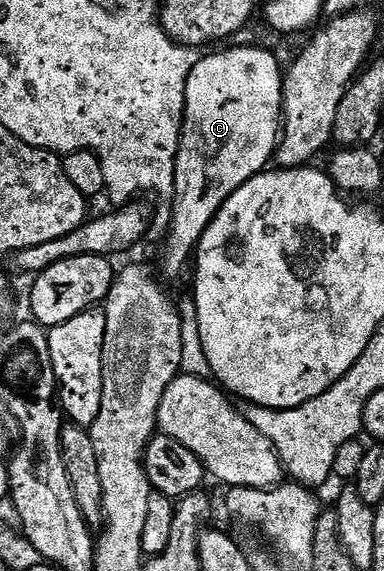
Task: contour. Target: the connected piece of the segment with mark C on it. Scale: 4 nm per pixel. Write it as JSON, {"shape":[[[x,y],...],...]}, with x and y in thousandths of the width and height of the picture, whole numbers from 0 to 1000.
{"shape":[[[599,82],[591,89],[568,89],[539,103],[503,112],[495,135],[484,140],[484,200],[479,203],[479,228],[474,231],[474,254],[464,266],[461,305],[469,308],[469,333],[461,336],[466,356],[453,363],[453,399],[443,405],[443,420],[432,426],[432,475],[443,482],[464,482],[484,468],[484,459],[497,459],[510,434],[526,424],[544,394],[568,378],[568,370],[620,331],[656,310],[667,310],[680,299],[695,298],[716,277],[729,249],[729,238],[740,229],[740,203],[734,186],[740,182],[740,117],[724,112],[724,103],[703,89],[682,82]]]}

